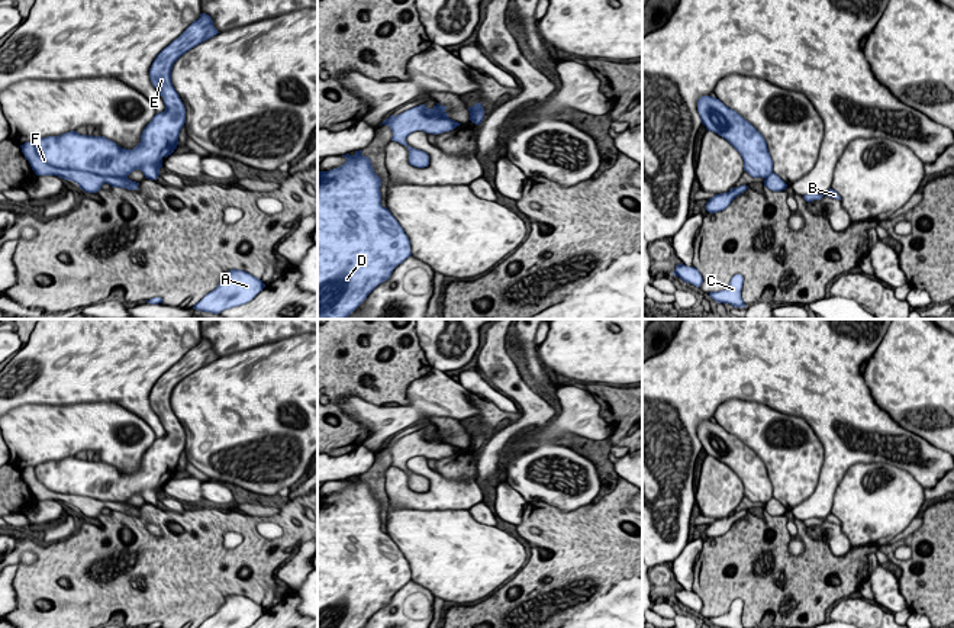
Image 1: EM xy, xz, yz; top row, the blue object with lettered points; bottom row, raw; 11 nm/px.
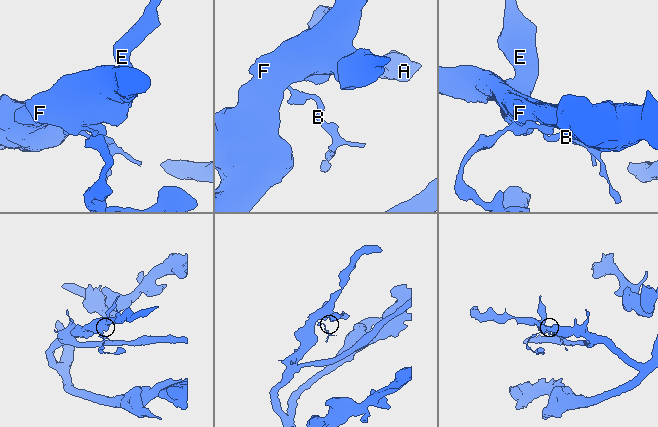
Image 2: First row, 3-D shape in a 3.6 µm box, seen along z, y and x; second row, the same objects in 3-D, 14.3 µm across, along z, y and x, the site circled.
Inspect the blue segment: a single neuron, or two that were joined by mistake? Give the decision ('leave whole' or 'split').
split

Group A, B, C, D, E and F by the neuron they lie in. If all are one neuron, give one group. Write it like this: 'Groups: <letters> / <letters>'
Groups: A C D E F / B

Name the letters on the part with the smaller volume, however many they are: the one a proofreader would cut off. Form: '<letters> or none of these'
B

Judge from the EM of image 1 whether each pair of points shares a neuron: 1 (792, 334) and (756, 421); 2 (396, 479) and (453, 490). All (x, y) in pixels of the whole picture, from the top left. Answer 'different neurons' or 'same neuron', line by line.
1: different neurons
2: same neuron

